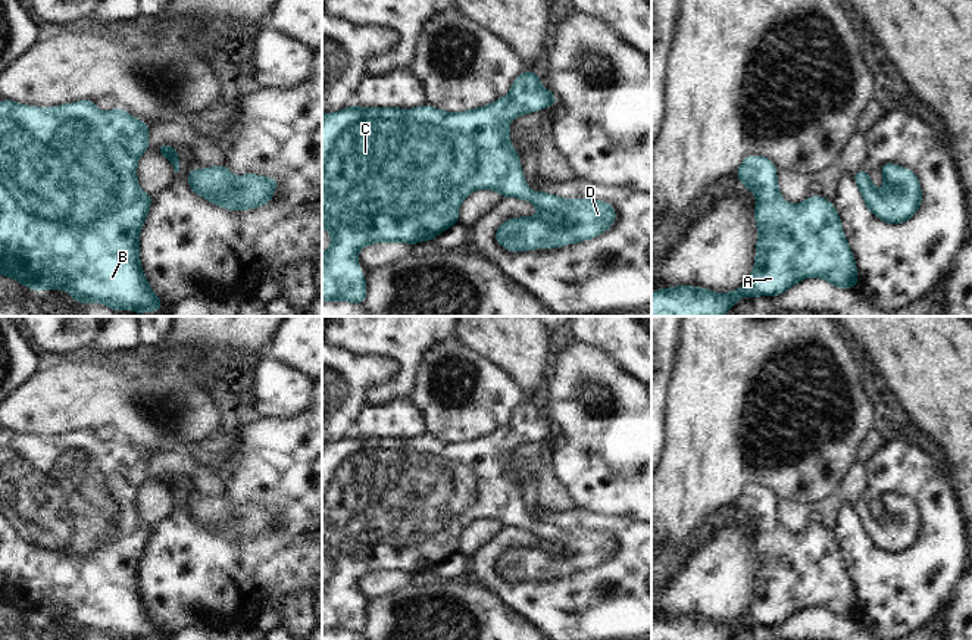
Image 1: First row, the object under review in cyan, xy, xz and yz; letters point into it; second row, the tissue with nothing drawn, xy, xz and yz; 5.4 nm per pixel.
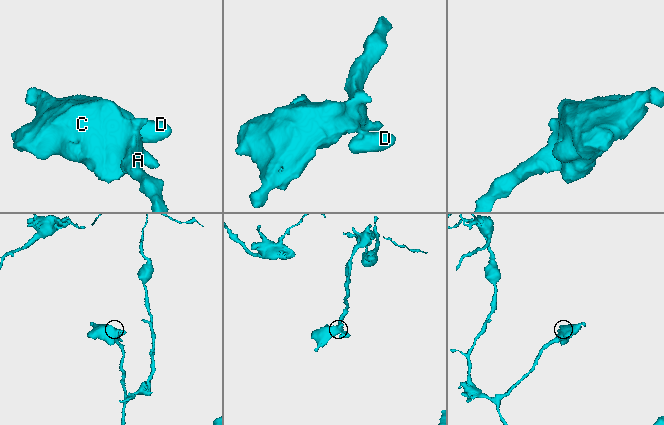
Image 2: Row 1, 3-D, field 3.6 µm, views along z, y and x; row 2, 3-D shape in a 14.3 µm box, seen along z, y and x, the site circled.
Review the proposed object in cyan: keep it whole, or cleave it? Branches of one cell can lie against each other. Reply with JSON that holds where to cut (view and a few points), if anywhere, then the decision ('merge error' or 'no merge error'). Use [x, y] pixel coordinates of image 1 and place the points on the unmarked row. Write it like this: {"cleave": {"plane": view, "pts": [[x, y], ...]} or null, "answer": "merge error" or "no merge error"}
{"cleave": null, "answer": "no merge error"}

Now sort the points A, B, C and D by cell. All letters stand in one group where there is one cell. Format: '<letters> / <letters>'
A B C D

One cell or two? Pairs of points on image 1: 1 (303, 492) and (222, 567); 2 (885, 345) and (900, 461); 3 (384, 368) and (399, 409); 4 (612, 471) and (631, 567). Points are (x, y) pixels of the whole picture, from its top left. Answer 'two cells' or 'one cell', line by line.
1: one cell
2: two cells
3: two cells
4: two cells

